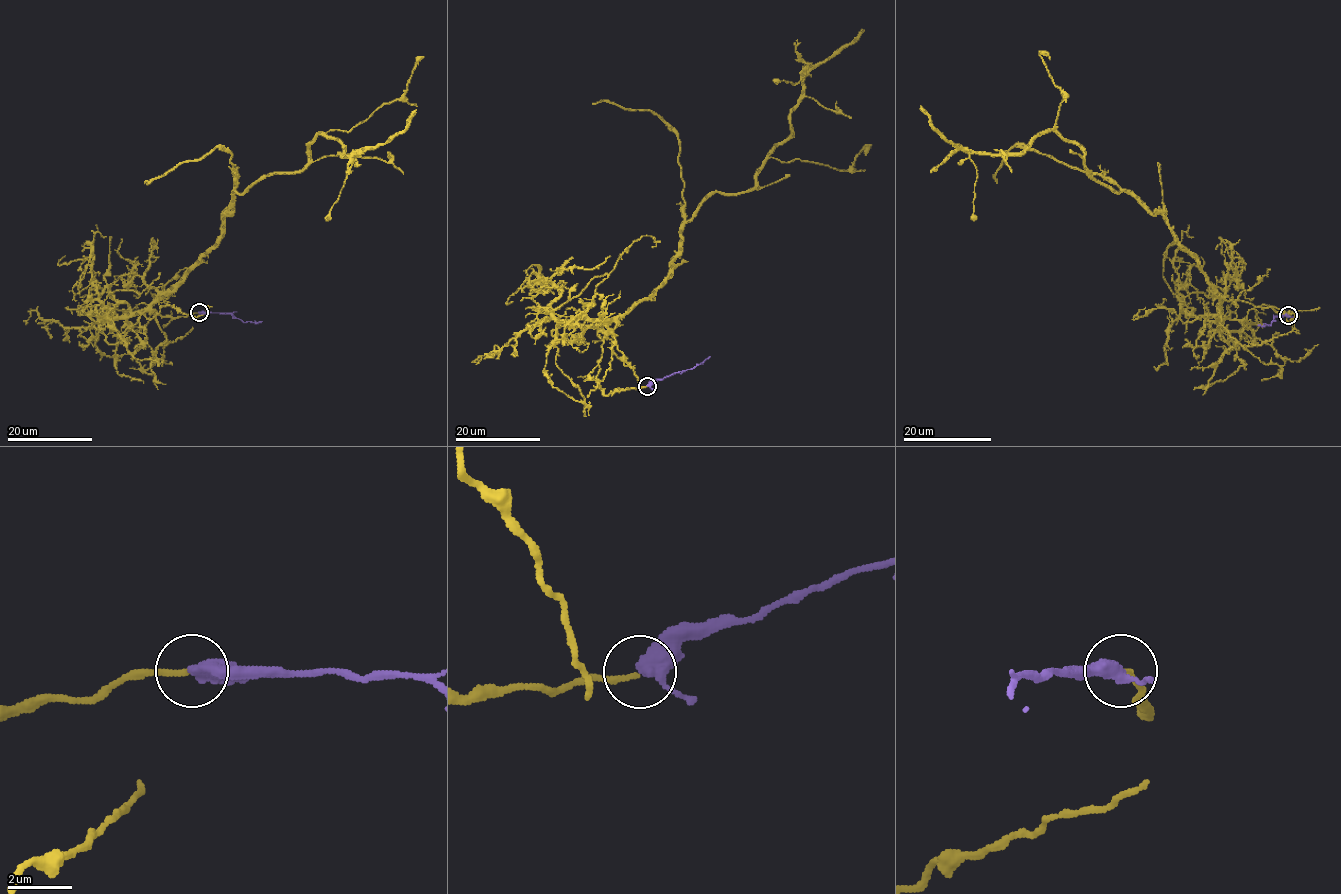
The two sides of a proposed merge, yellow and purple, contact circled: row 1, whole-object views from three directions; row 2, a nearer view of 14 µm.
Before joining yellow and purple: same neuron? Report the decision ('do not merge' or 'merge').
merge

